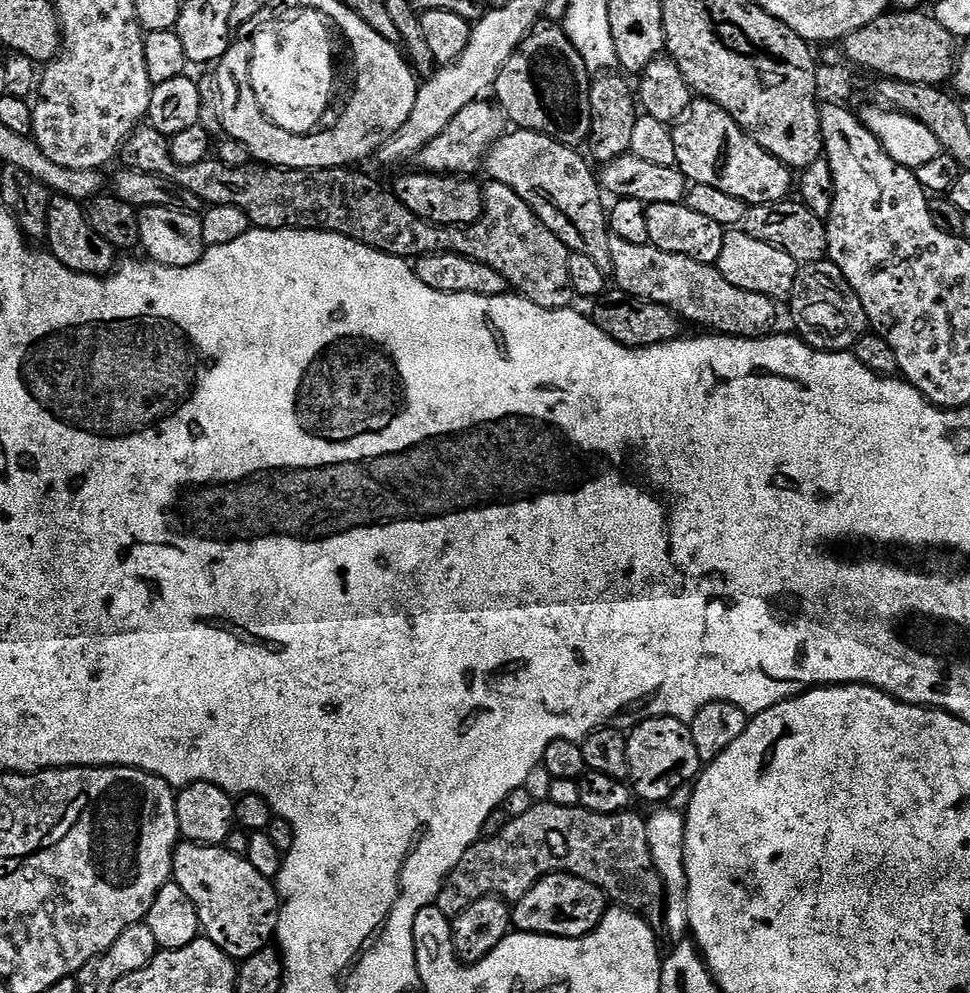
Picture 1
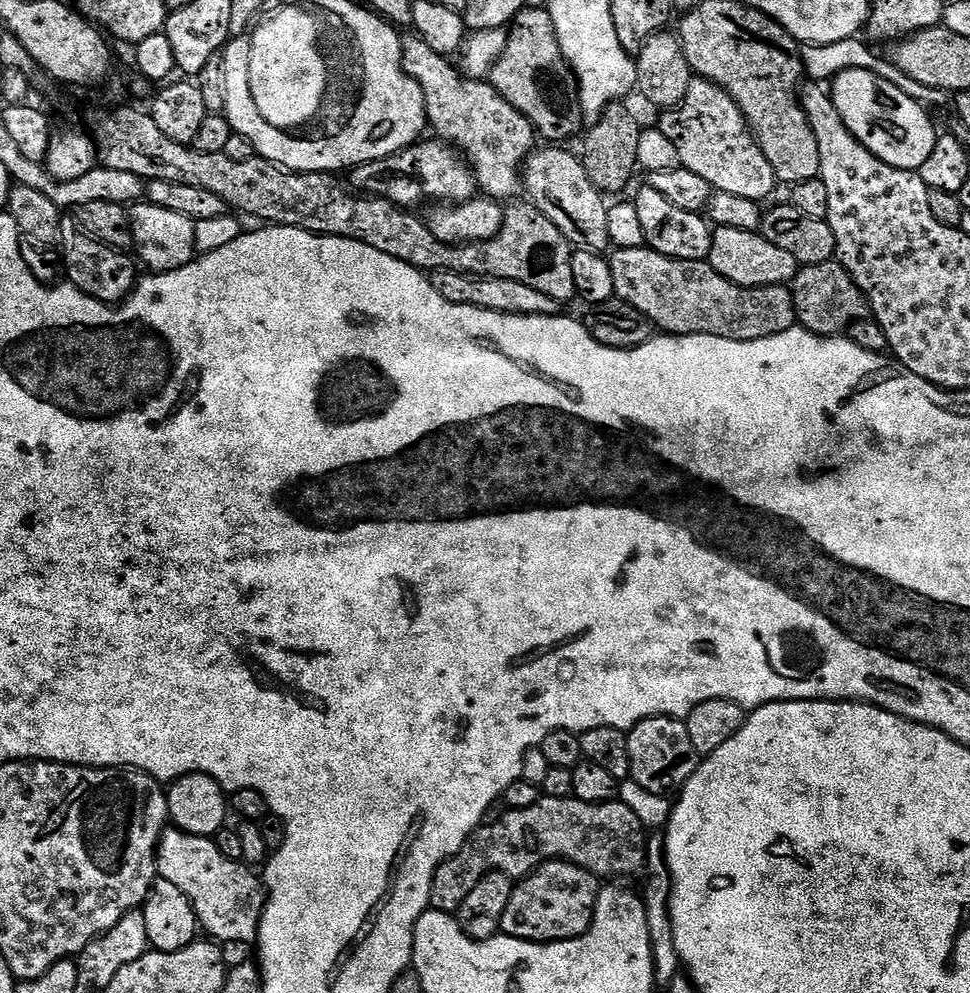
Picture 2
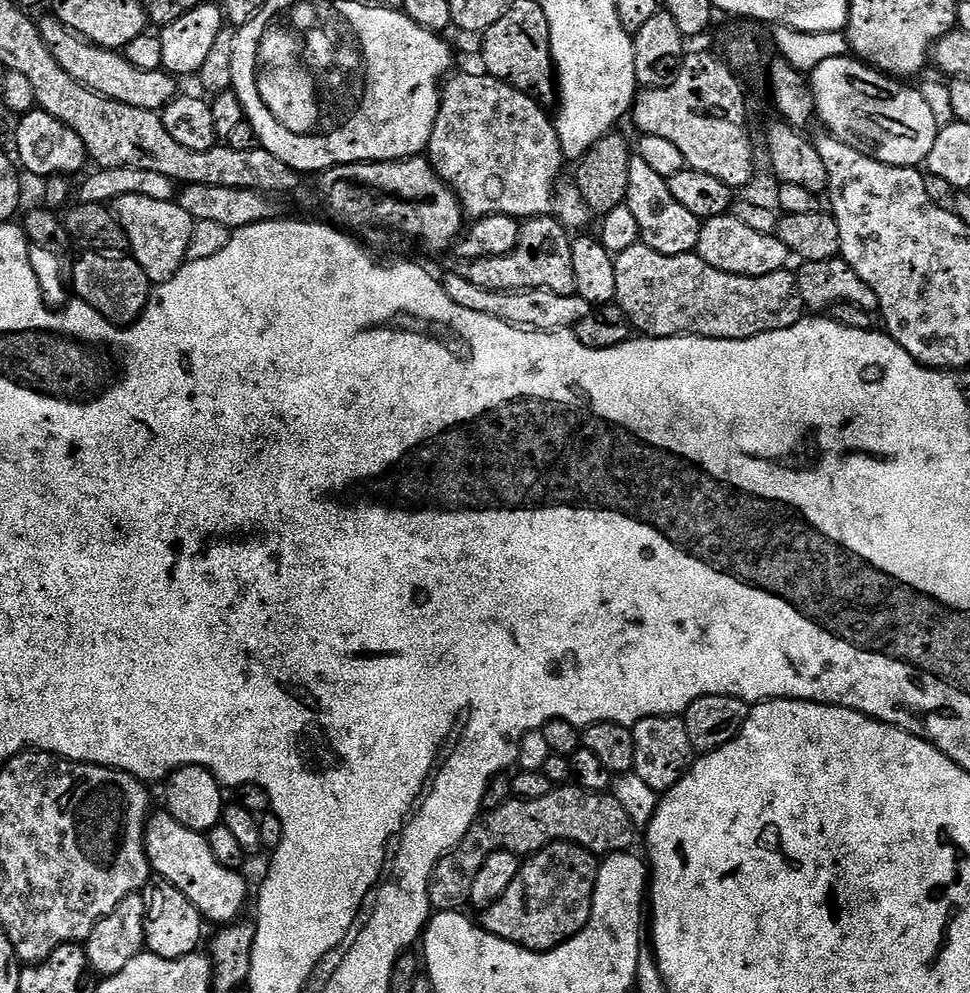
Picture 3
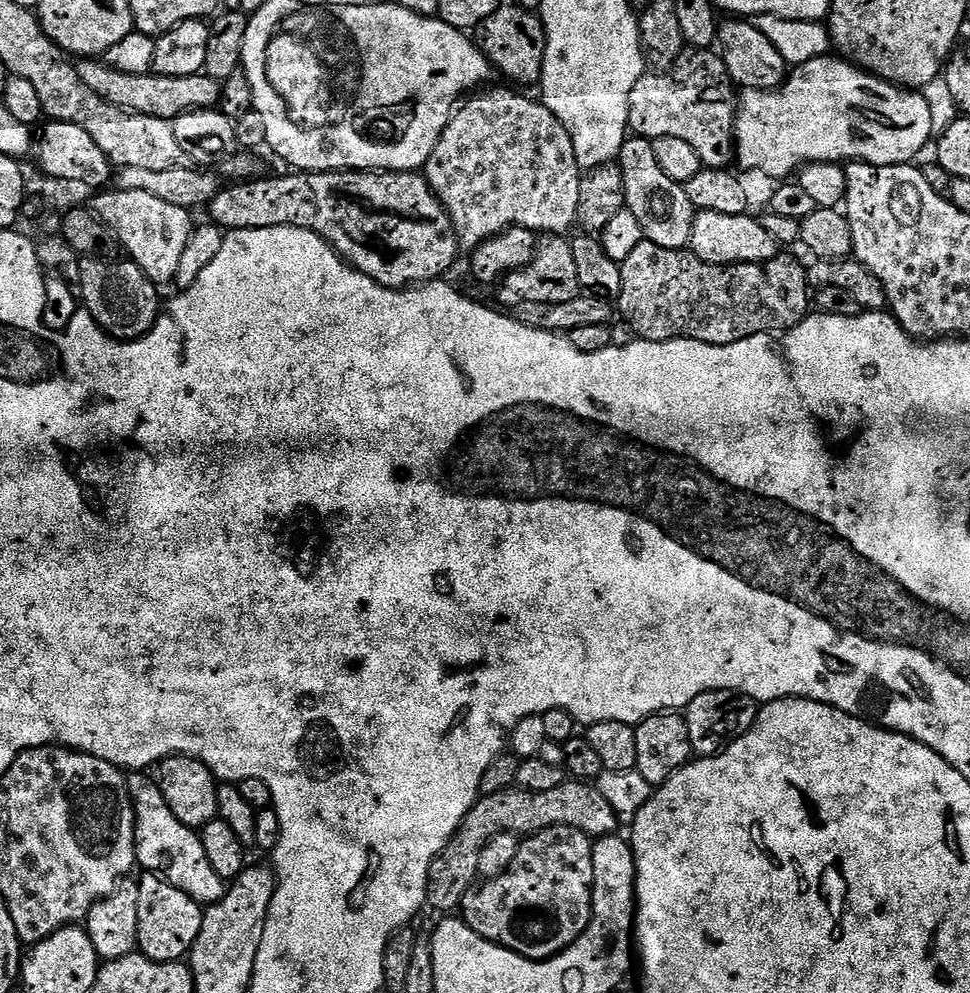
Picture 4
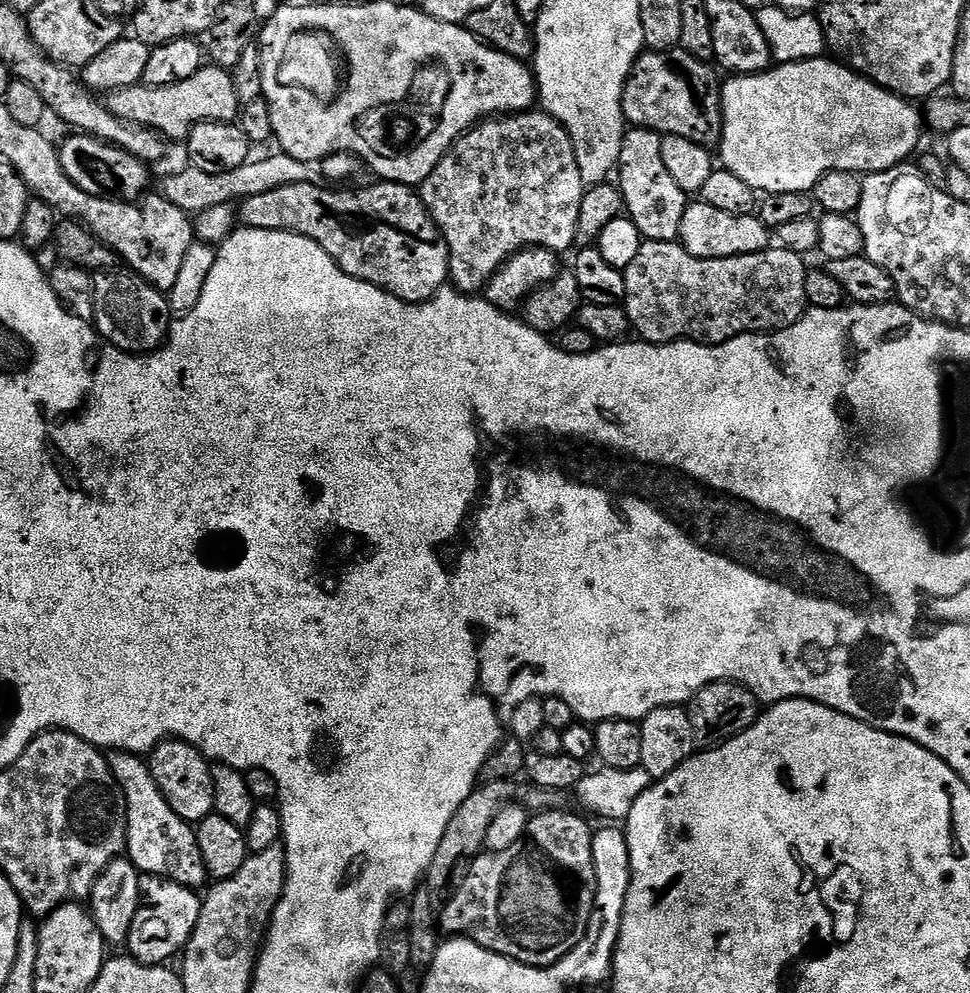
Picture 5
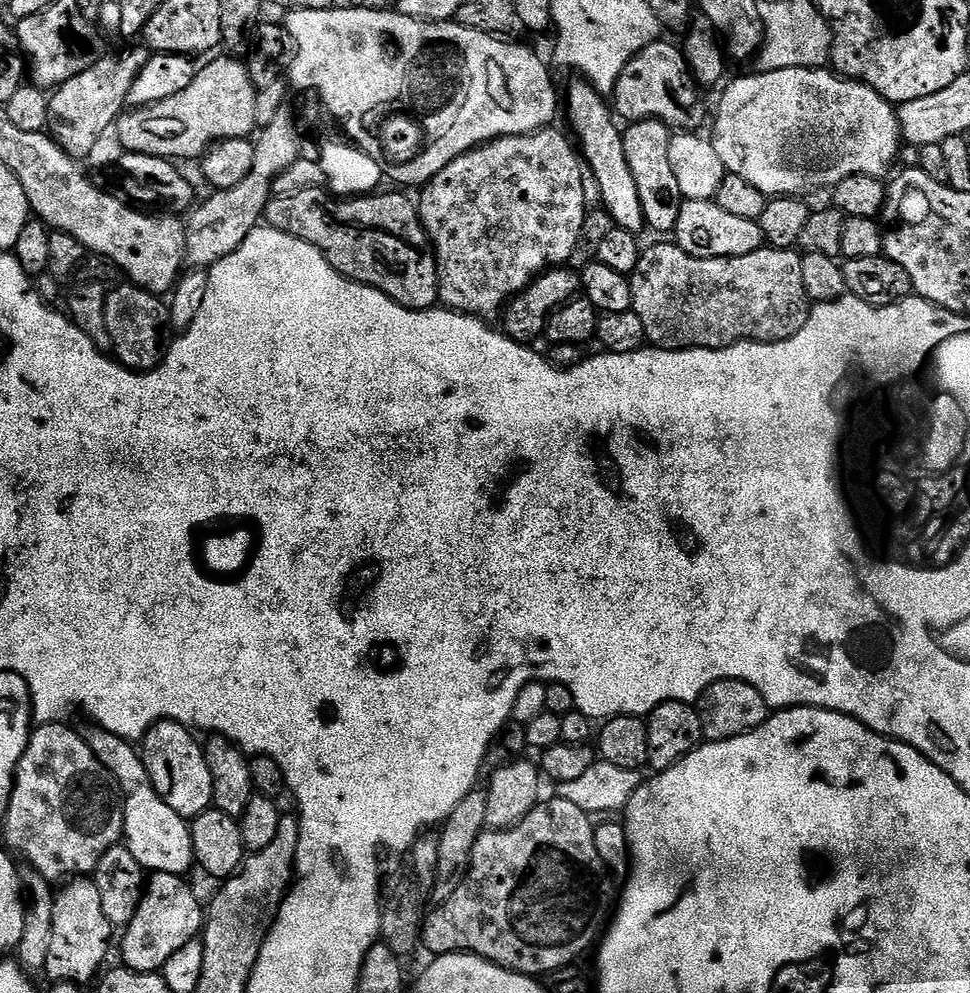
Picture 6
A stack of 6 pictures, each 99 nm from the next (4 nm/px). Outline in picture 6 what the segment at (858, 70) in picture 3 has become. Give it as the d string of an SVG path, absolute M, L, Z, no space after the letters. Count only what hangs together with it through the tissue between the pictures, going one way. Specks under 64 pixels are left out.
M827 67L822 68L787 68L786 70L756 70L753 76L740 76L737 80L727 81L728 89L720 96L720 105L716 108L716 125L712 128L710 139L714 150L718 150L718 158L722 158L725 173L746 178L750 186L758 186L765 196L775 198L778 196L803 197L804 192L812 192L815 188L831 189L833 184L842 182L842 178L851 176L878 176L887 177L888 167L896 160L896 151L902 148L900 135L900 118L897 109L882 99L874 89L857 80L847 79Z

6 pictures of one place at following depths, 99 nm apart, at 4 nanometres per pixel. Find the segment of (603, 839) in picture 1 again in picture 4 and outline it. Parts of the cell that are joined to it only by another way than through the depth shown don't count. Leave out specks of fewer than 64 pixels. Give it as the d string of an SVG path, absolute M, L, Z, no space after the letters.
M565 779L562 786L555 790L542 790L541 792L531 792L525 788L509 786L501 792L492 792L481 795L475 806L466 814L466 818L461 822L460 828L448 840L447 846L434 858L434 862L428 871L428 898L427 907L433 908L440 914L452 914L459 909L462 898L478 880L478 857L482 855L482 850L490 838L494 838L499 832L515 832L521 837L527 838L533 832L541 832L550 826L570 826L574 830L582 830L586 835L599 838L602 836L611 836L617 831L618 821L610 802L602 798L602 794L596 789L595 783L582 780Z

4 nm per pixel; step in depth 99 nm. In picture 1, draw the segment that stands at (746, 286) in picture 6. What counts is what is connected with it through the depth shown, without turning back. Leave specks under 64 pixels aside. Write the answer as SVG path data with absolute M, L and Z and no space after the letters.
M609 235L611 279L619 291L671 308L681 321L701 324L701 329L722 336L759 338L773 331L777 301L766 294L754 294L726 282L715 264L703 264L689 256L670 254L654 245L622 242L622 238Z

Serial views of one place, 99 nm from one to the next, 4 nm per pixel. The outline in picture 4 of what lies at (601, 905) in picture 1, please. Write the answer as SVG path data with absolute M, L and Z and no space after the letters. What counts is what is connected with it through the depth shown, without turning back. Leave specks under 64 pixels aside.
M550 826L541 832L533 832L531 836L521 839L518 855L514 862L505 872L498 872L495 876L485 879L479 886L473 886L462 898L458 912L465 924L474 930L482 938L486 938L489 944L501 944L504 949L516 952L526 960L549 960L551 956L557 956L564 952L576 939L586 930L586 926L592 921L592 887L594 886L594 858L592 857L592 846L594 840L582 830L574 830L570 826Z

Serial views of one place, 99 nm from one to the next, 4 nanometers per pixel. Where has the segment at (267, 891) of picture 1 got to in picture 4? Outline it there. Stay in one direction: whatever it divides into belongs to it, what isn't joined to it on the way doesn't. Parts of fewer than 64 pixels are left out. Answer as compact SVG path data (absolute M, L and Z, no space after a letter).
M136 770L127 777L130 798L136 815L136 862L145 873L160 876L170 882L182 894L196 901L201 906L218 902L224 897L226 881L218 876L210 866L206 853L202 848L200 833L195 828L188 828L178 818L174 818L174 810L166 806L166 798L162 794L159 783L152 780L143 771Z

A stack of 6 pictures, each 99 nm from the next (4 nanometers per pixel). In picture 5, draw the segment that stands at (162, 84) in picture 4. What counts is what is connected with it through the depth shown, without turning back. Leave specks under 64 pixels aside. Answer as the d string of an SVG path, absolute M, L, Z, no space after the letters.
M202 66L198 74L186 78L186 82L174 82L174 86L152 88L141 82L129 88L119 88L117 92L107 93L106 106L118 118L152 128L168 142L187 141L192 127L202 122L213 120L226 124L235 121L242 107L238 94L234 94L231 71L215 66Z

